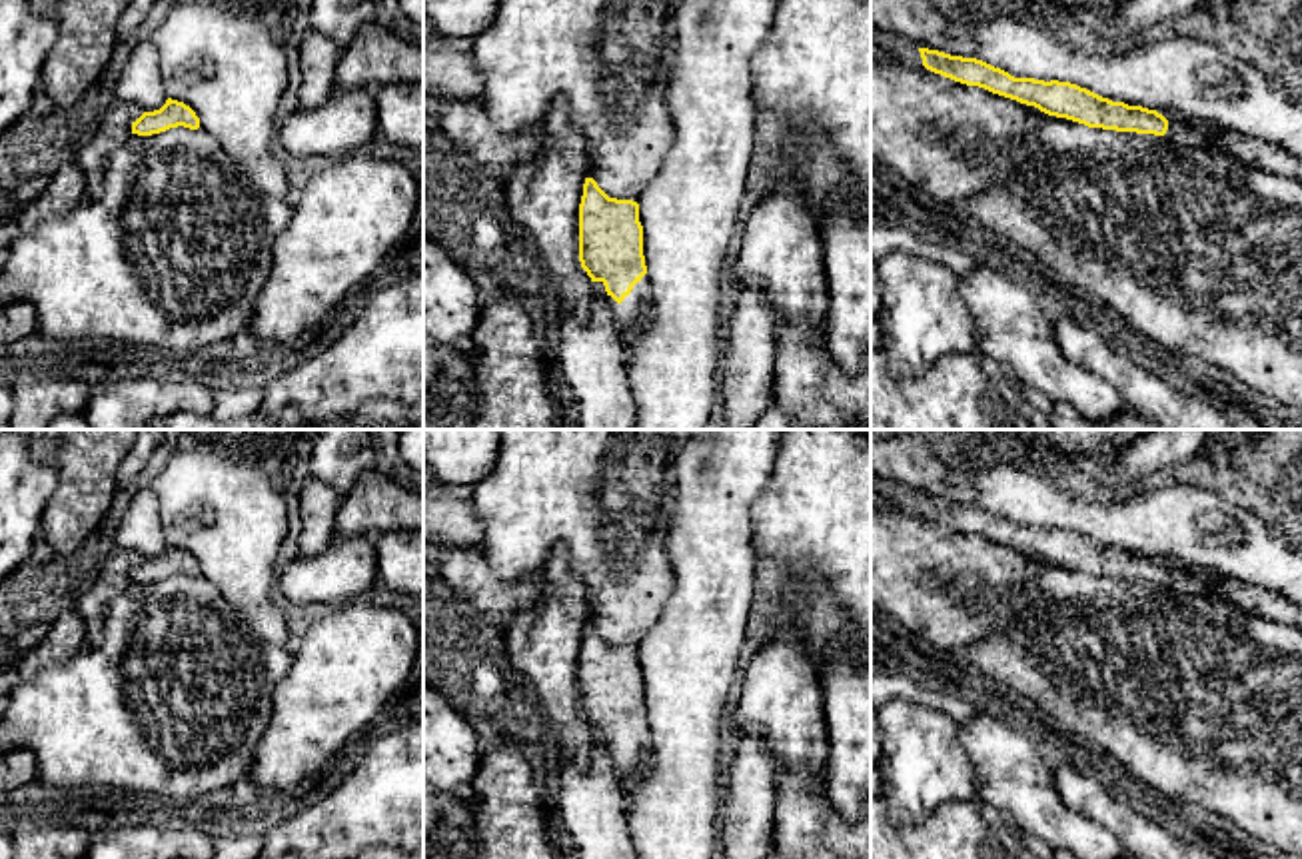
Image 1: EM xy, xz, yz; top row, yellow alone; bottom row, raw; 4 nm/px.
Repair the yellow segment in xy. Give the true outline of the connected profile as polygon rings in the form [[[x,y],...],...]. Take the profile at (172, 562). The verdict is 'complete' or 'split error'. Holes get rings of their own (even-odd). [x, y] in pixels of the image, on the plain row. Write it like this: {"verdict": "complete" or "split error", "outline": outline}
{"verdict": "complete", "outline": [[[168,545],[160,557],[144,559],[136,569],[132,569],[132,581],[152,583],[178,573],[198,577],[200,565],[184,549]]]}

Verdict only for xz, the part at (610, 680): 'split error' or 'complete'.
split error

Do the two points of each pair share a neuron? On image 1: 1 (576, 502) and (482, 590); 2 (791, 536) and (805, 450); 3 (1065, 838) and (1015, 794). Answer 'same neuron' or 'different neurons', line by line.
1: different neurons
2: same neuron
3: same neuron

